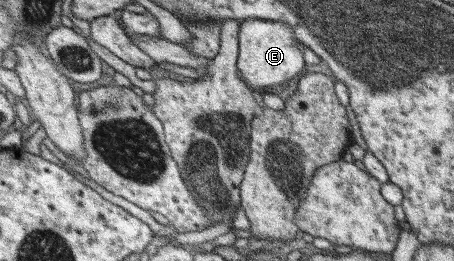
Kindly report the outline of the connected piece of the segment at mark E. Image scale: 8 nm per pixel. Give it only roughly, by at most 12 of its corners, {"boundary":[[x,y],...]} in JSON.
{"boundary":[[239,21],[235,66],[247,86],[282,84],[302,70],[292,26]]}

